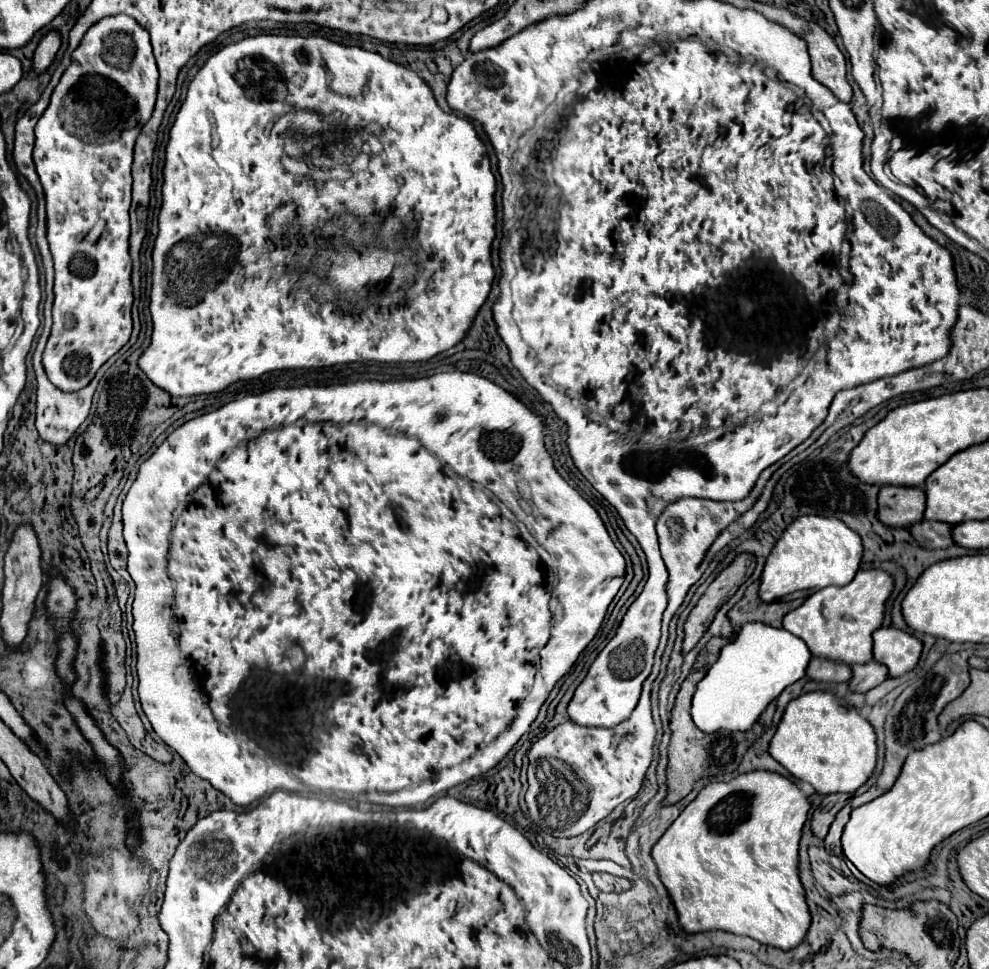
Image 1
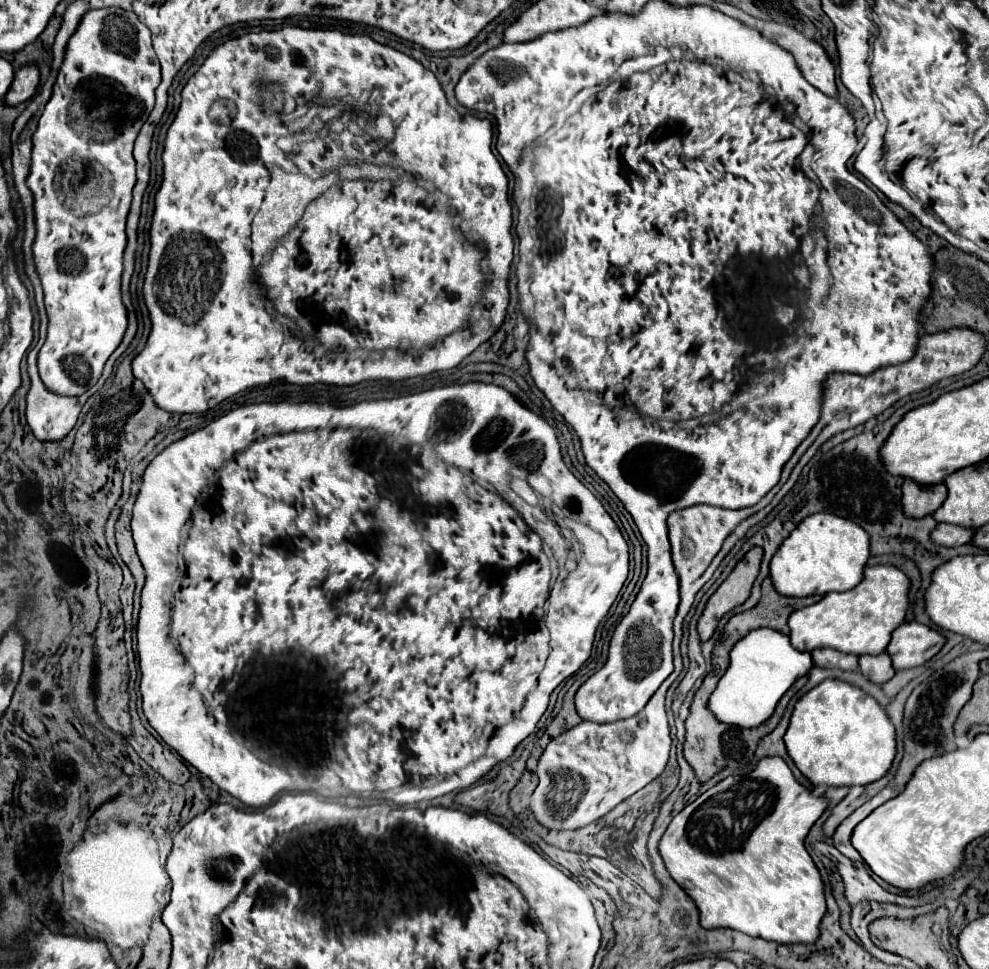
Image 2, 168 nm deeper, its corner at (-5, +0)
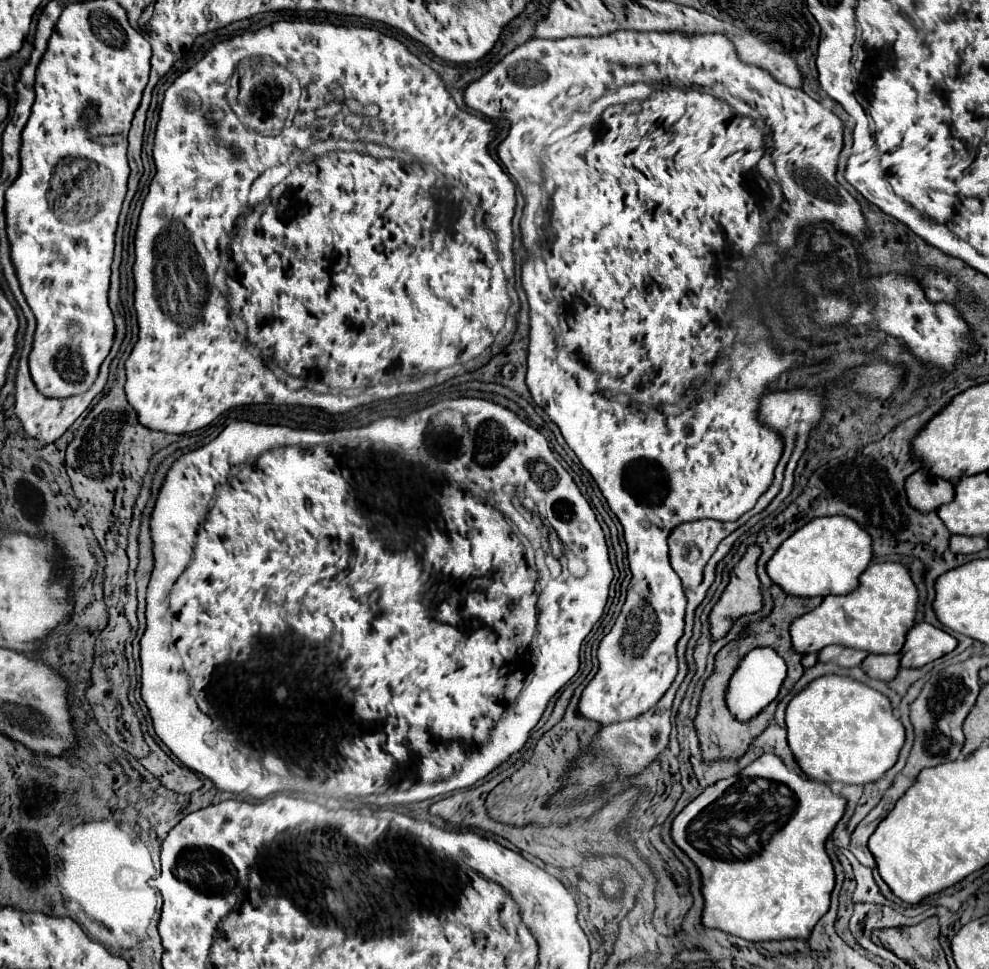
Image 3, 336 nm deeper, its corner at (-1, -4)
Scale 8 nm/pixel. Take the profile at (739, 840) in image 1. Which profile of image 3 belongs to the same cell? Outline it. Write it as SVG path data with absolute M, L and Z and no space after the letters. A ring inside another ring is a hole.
M765 753L765 755L761 755L761 757L759 757L757 761L753 761L749 767L745 767L745 769L743 769L743 771L741 771L737 777L729 777L729 779L717 781L715 785L707 787L707 789L705 789L705 791L703 791L703 793L701 793L701 795L699 795L699 797L697 797L697 799L695 799L695 801L689 805L689 807L685 807L685 809L683 809L683 811L677 815L677 819L673 821L673 829L671 829L671 835L673 835L675 843L677 843L677 845L679 845L679 847L681 847L681 849L683 849L683 851L685 851L685 853L687 853L687 855L689 855L689 857L695 861L695 865L697 865L697 867L699 867L699 871L701 871L701 877L703 877L703 887L701 887L701 891L703 891L703 897L705 897L705 911L703 911L703 921L705 921L705 925L709 925L709 927L715 927L715 929L721 929L721 931L727 931L727 933L731 933L731 935L737 935L737 937L741 937L741 939L749 939L749 941L769 941L769 939L771 939L771 941L773 941L773 939L775 939L775 941L779 941L779 939L791 939L791 937L801 937L801 939L807 939L807 937L809 937L809 933L811 933L811 929L815 927L815 923L817 923L817 921L819 921L819 919L825 915L825 911L829 909L829 895L831 895L831 891L833 891L833 887L835 887L835 871L833 871L831 857L829 857L829 855L827 855L827 851L825 851L825 841L827 841L827 839L829 839L829 835L835 831L835 827L837 827L837 823L841 821L841 817L845 815L845 807L847 807L847 801L845 801L841 795L833 795L833 793L831 793L831 789L829 789L825 783L817 783L817 781L811 781L811 779L803 779L803 777L799 777L797 773L789 771L789 769L785 767L785 763L783 763L783 761L781 761L777 755L773 755L773 753ZM737 803L747 803L749 807L747 807L747 809L743 809L743 811L751 813L753 817L769 817L769 819L771 819L771 829L773 829L773 835L771 835L771 837L763 837L763 839L759 837L759 841L757 841L757 837L755 837L755 839L751 839L751 837L745 837L747 845L745 845L743 849L739 849L737 853L735 853L735 849L729 849L729 851L731 851L731 857L723 857L723 853L725 853L725 851L717 851L717 847L715 847L715 833L711 835L711 817L719 817L719 815L725 815L727 811L733 811L733 807L735 807ZM699 831L701 831L701 833L699 833ZM699 835L701 835L701 839L703 839L703 841L707 841L707 843L711 845L711 849L713 849L713 851L711 851L711 849L705 849L705 847L701 845L703 841L699 839ZM767 841L769 841L769 843L767 843ZM765 843L767 843L767 845L765 845ZM763 845L765 845L765 847L763 847ZM761 847L763 847L763 851L759 853L759 849L761 849ZM753 851L755 851L755 853L759 853L759 855L749 855L749 853L753 853ZM741 855L749 855L749 857L743 857L743 859L733 859L733 857L741 857Z

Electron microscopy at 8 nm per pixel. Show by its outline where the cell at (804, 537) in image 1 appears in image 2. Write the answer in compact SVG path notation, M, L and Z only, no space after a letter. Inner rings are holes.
M817 513L803 519L797 525L797 529L793 529L793 533L781 543L781 549L771 559L771 581L777 593L785 597L809 597L825 595L829 591L849 591L851 587L861 583L867 559L869 559L869 535L865 533L865 529L833 513Z

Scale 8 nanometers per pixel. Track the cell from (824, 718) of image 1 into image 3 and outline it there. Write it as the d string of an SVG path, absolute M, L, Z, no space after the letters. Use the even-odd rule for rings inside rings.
M823 675L797 693L785 711L789 747L803 773L815 781L841 781L847 785L865 785L877 781L891 769L905 743L905 727L893 715L891 701L841 675Z

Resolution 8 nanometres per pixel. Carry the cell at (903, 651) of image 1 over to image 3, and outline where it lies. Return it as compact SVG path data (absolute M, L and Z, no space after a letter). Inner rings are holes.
M917 623L909 633L901 649L901 667L923 667L943 655L951 653L957 641L947 631L929 623Z

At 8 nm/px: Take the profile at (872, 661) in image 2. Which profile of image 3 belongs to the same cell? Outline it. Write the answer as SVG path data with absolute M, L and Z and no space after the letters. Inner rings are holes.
M899 653L897 655L867 655L861 667L871 679L891 681L899 673L899 661L901 661Z

